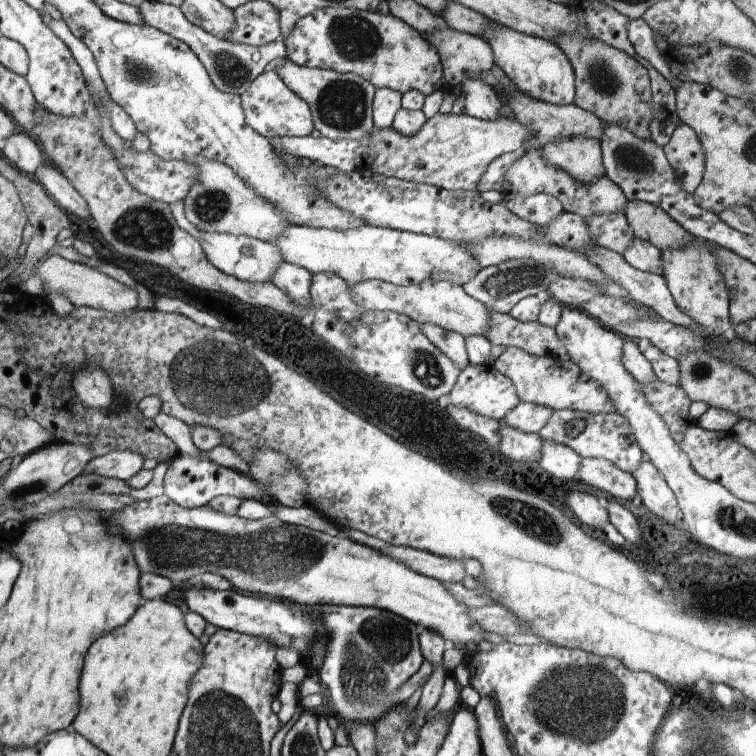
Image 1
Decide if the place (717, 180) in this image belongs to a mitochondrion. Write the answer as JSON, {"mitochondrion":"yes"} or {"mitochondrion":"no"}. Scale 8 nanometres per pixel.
{"mitochondrion":"no"}

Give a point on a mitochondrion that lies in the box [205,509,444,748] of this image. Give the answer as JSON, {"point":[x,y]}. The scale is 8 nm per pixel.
{"point":[379,643]}

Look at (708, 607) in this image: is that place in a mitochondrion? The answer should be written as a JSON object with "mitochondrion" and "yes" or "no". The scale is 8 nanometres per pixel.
{"mitochondrion":"no"}

